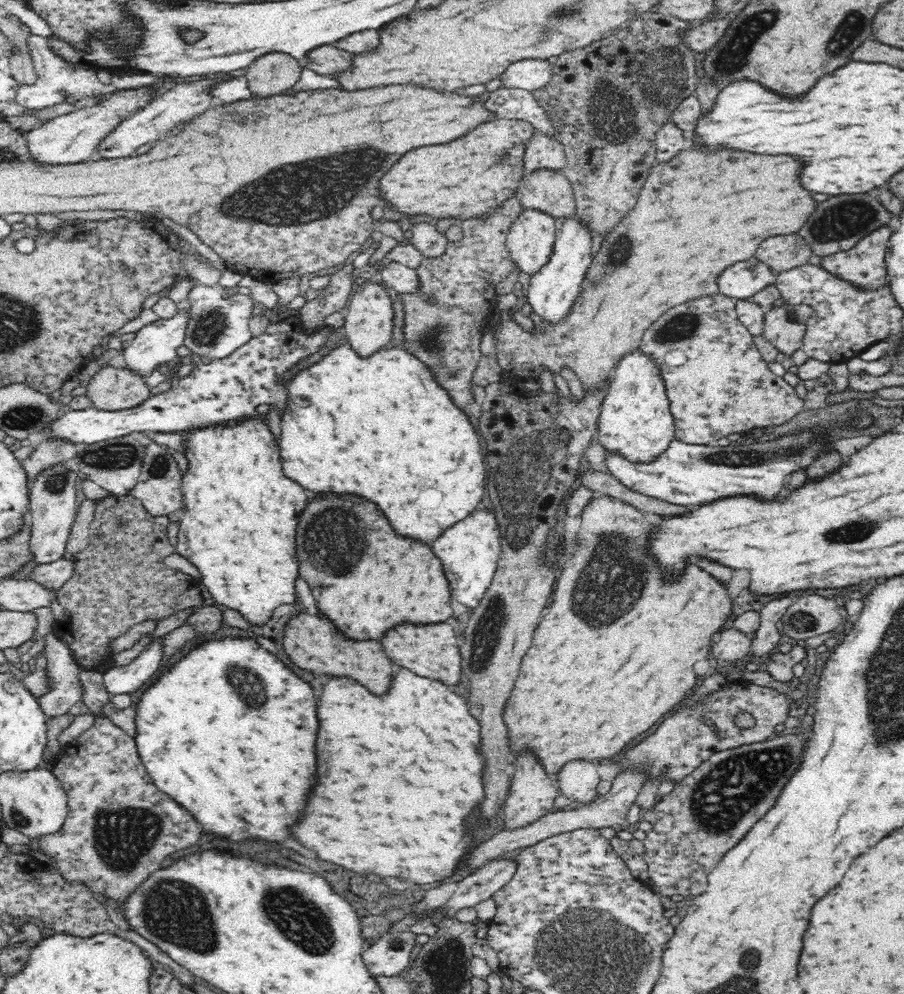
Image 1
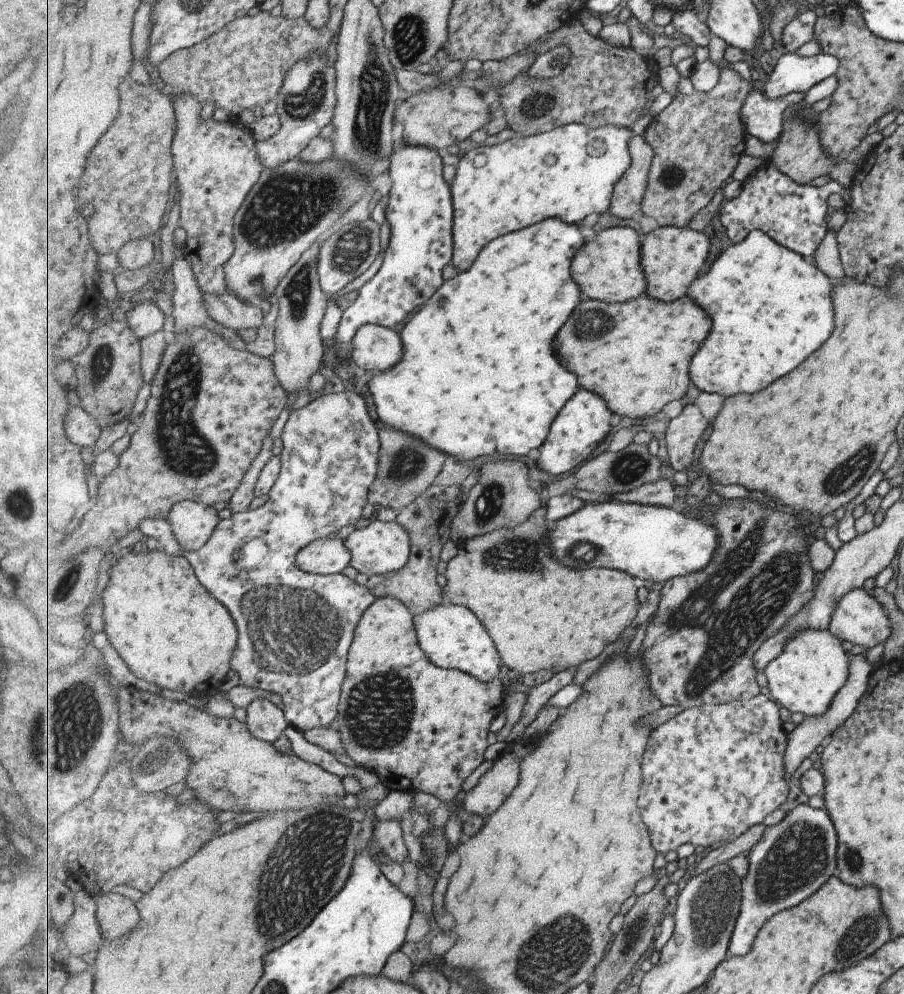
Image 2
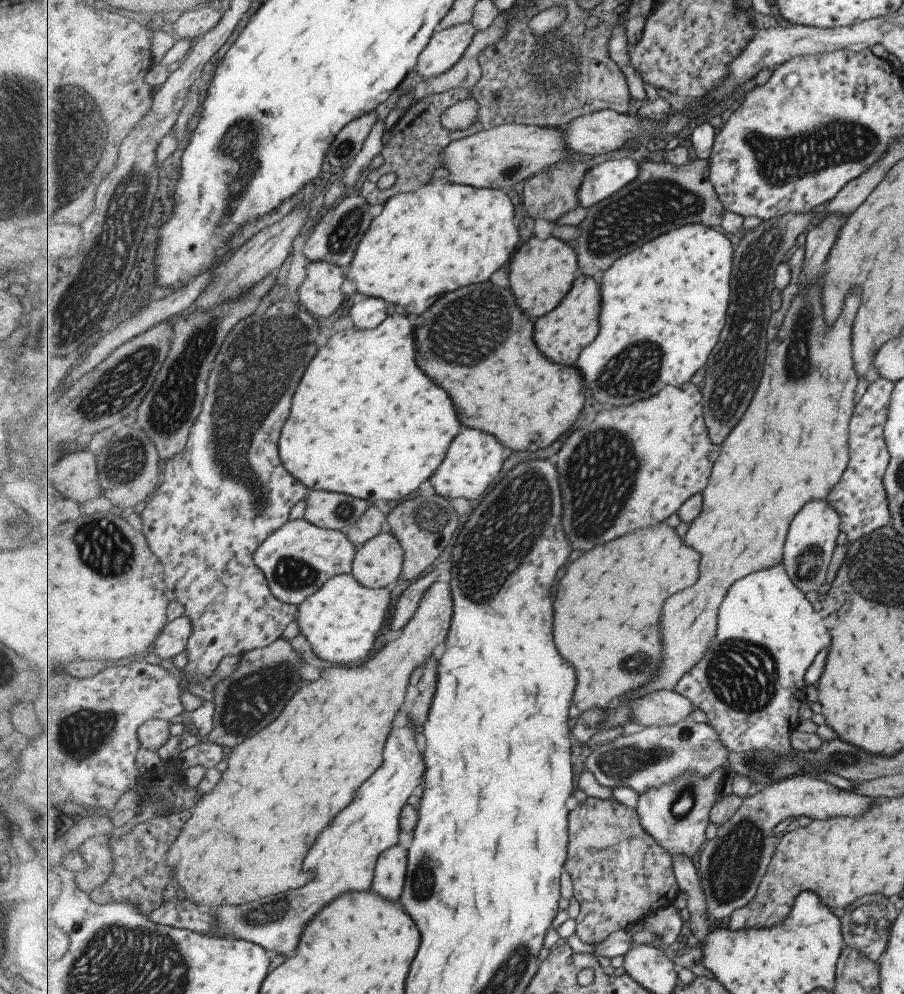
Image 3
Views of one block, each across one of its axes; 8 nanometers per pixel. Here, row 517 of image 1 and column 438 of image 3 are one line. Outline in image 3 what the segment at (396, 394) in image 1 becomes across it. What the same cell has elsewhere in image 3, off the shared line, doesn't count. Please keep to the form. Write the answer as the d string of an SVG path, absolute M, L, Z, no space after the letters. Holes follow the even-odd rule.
M393 314L387 317L387 320L371 330L359 330L358 328L351 327L334 333L324 347L321 347L317 352L315 358L311 360L311 368L301 377L301 382L293 396L293 416L287 418L283 430L281 430L281 438L279 440L279 452L281 453L281 460L285 468L289 469L289 474L293 474L297 480L300 480L310 488L310 490L327 490L327 492L341 493L351 495L363 500L368 500L370 503L379 502L379 500L405 500L417 492L417 488L421 488L421 484L425 480L429 480L437 468L443 464L445 454L449 452L453 440L461 434L461 420L457 414L457 408L451 400L451 396L439 388L417 364L417 350L415 350L415 324L413 320L401 314Z

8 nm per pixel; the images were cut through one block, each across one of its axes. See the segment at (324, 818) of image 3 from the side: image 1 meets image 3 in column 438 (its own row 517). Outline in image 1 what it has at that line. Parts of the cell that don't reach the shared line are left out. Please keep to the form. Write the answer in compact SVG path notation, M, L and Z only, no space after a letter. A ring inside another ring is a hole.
M599 494L582 510L581 517L581 527L577 532L578 544L576 544L572 556L562 566L562 574L558 578L554 596L550 598L550 600L554 600L554 604L550 604L550 608L546 608L546 616L540 620L538 630L532 638L532 644L523 658L512 698L508 700L508 706L506 706L506 722L510 728L512 750L520 750L528 744L534 746L536 754L540 756L540 760L546 766L545 770L553 777L572 758L584 758L588 762L612 758L625 748L633 738L646 732L651 726L672 712L676 706L684 703L693 692L693 686L696 684L697 675L694 672L694 664L698 660L708 657L715 637L724 628L728 618L732 616L732 610L734 610L734 598L730 596L728 586L722 584L710 572L696 566L690 558L686 558L684 570L678 576L666 576L662 572L658 558L650 550L650 540L656 534L658 526L652 524L646 518L646 514L642 514L637 508L616 498Z

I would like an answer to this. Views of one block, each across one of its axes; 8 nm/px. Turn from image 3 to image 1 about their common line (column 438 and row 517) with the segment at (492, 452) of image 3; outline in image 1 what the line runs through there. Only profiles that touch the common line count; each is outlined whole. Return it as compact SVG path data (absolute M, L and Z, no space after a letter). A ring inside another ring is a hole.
M486 510L475 511L466 520L446 530L444 536L430 548L442 562L452 602L471 608L471 611L478 608L494 578L501 553L499 526L493 513Z

